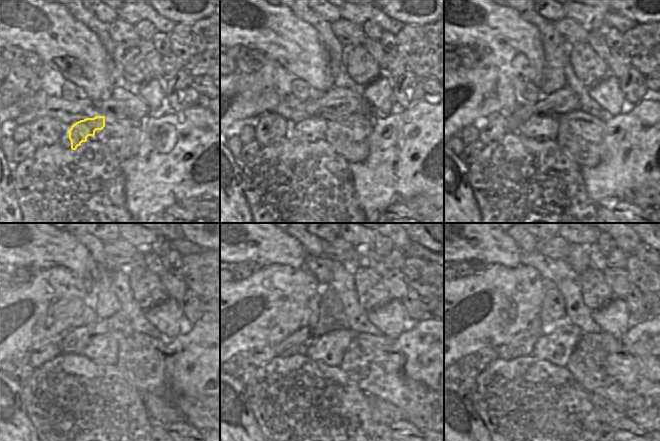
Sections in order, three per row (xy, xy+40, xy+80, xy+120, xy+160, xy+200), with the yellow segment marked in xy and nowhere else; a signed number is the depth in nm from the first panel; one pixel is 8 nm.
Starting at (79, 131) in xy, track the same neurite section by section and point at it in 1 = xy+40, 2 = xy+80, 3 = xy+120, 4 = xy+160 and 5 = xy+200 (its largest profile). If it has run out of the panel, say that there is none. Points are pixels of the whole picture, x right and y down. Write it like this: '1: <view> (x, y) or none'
1: xy+40 (303, 131)
2: xy+80 (545, 124)
3: xy+120 (106, 346)
4: xy+160 (331, 346)
5: xy+200 (556, 345)

